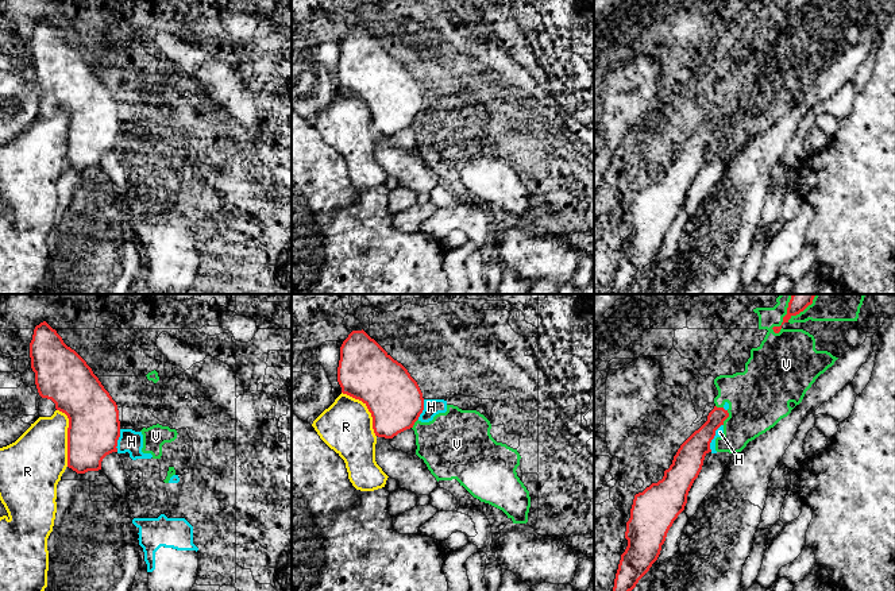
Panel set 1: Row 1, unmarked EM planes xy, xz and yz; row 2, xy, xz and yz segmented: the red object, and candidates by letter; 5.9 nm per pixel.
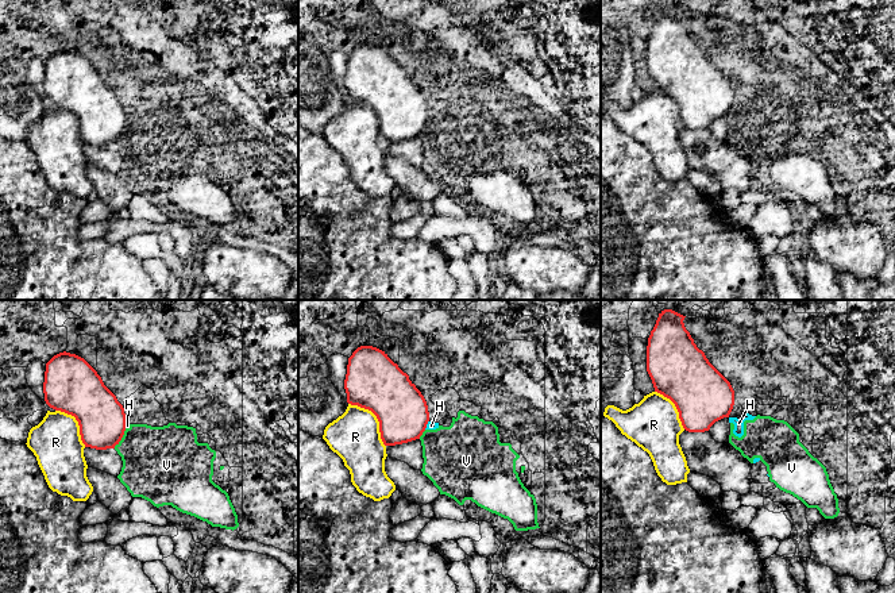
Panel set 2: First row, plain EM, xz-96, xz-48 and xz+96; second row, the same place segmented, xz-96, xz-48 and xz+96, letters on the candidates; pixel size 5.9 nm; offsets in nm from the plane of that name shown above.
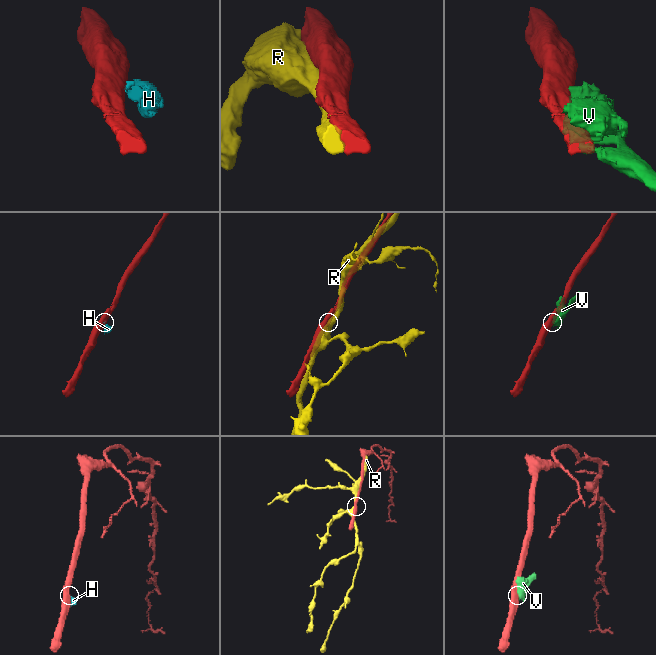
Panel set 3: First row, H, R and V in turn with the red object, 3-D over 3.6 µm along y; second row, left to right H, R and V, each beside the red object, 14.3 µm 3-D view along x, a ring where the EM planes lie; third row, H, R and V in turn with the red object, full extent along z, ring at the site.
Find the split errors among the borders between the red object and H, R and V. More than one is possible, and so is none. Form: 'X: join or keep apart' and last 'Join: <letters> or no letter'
H: keep apart
R: keep apart
V: keep apart
Join: no letter

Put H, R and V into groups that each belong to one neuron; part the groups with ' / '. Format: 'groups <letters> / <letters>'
groups H V / R

